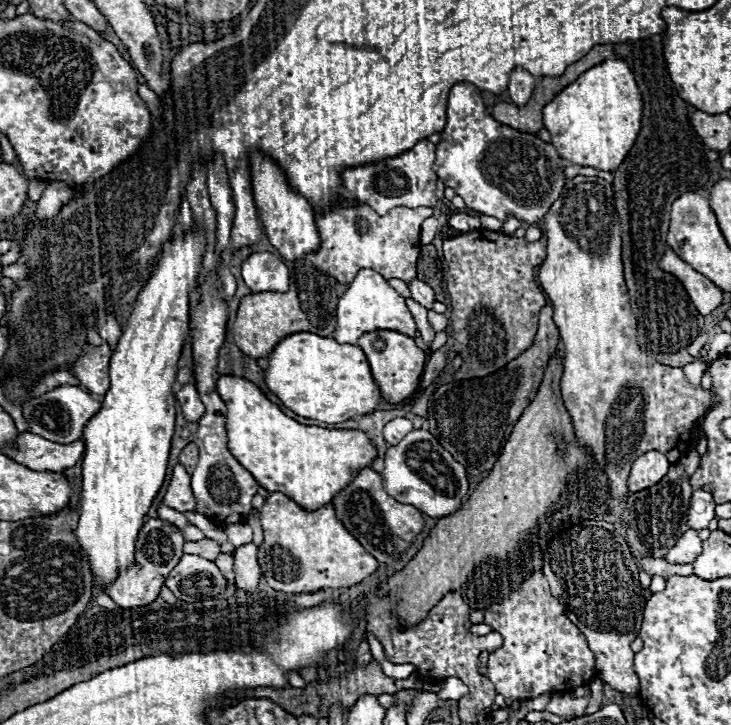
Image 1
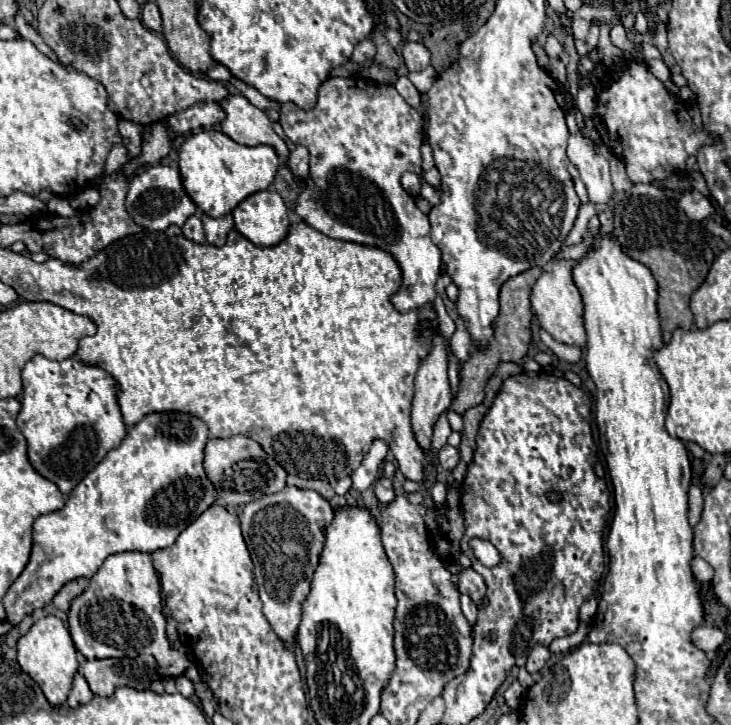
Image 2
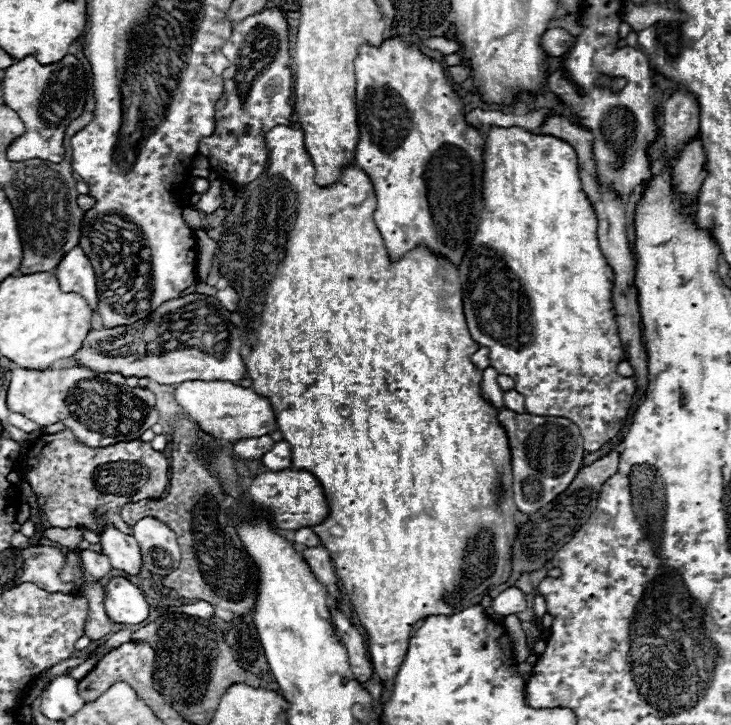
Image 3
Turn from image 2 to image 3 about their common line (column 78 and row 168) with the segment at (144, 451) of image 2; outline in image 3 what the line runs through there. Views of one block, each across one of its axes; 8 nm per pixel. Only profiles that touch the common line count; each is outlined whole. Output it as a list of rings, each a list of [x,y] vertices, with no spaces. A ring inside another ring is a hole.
[[[492,126],[486,132],[486,138],[484,138],[482,160],[484,160],[484,172],[482,172],[484,210],[482,210],[476,234],[470,240],[470,246],[468,246],[464,258],[458,266],[458,274],[462,278],[460,280],[462,282],[462,300],[464,300],[464,314],[466,314],[468,330],[480,346],[490,348],[492,368],[498,374],[506,374],[516,382],[514,390],[524,396],[528,414],[534,414],[534,416],[562,416],[562,418],[572,420],[580,428],[580,434],[584,438],[584,448],[588,452],[594,452],[600,446],[604,446],[608,440],[612,440],[620,432],[620,428],[626,424],[630,408],[632,408],[632,398],[634,398],[636,386],[634,386],[634,378],[622,378],[622,376],[616,374],[616,366],[622,360],[626,360],[626,356],[624,356],[624,350],[622,350],[622,342],[618,338],[614,308],[612,308],[610,288],[612,288],[614,272],[606,264],[606,258],[600,252],[598,236],[596,236],[598,220],[596,220],[596,212],[594,212],[588,196],[584,194],[580,178],[578,178],[576,152],[570,144],[566,144],[564,140],[558,140],[554,136],[532,134],[532,132],[528,132],[524,128],[518,128],[518,126],[514,126],[514,128]]]

